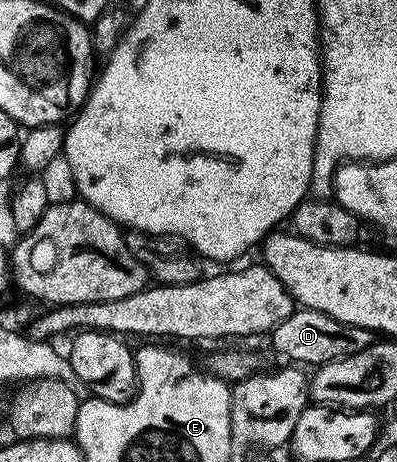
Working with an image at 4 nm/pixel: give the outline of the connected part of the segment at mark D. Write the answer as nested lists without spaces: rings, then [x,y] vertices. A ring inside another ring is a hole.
[[[295,308],[291,315],[282,320],[270,330],[271,350],[287,358],[288,363],[304,364],[308,362],[311,368],[324,366],[338,358],[349,356],[353,352],[361,352],[361,348],[369,348],[373,341],[372,331],[354,327],[335,320],[325,312],[313,311],[304,308]]]

